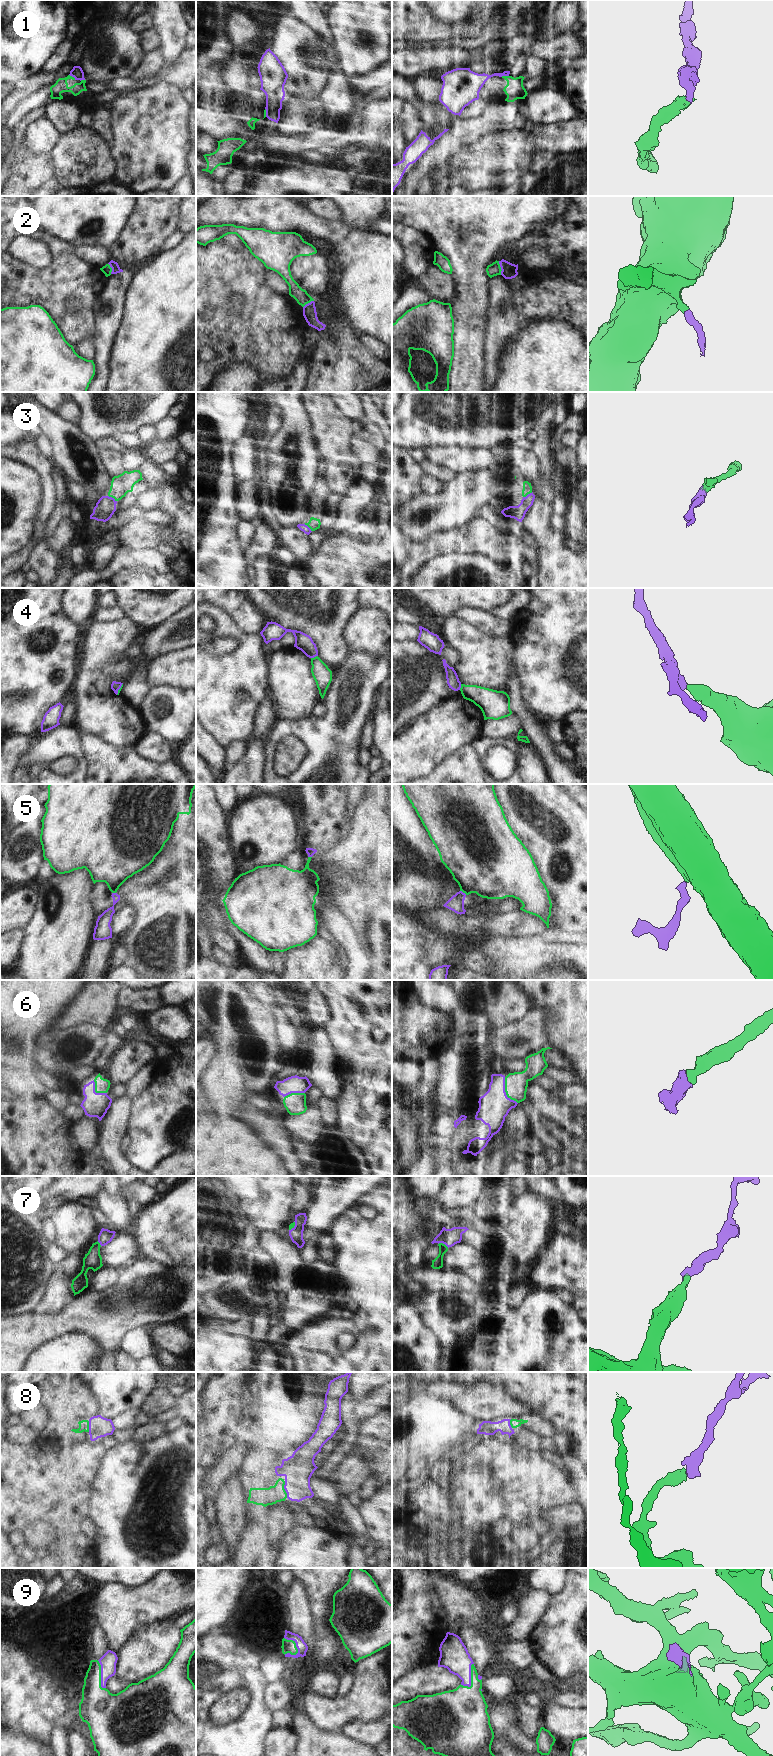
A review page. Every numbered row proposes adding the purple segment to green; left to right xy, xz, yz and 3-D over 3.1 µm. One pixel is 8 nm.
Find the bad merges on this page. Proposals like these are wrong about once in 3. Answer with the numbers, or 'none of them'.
1, 2, 5

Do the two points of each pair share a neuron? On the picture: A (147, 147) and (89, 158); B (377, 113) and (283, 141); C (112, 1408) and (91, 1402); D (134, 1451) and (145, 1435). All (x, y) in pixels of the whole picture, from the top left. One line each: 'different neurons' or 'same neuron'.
A: different neurons
B: same neuron
C: different neurons
D: different neurons

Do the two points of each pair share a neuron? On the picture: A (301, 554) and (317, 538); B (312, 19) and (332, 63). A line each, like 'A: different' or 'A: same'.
A: different
B: same

